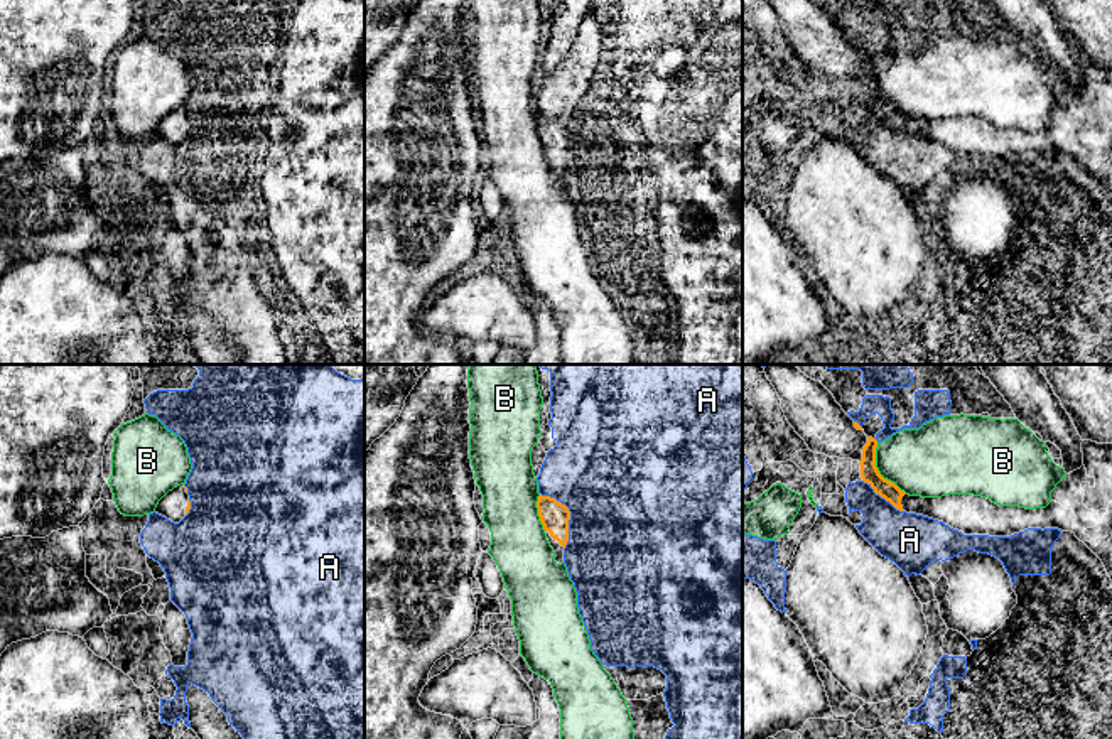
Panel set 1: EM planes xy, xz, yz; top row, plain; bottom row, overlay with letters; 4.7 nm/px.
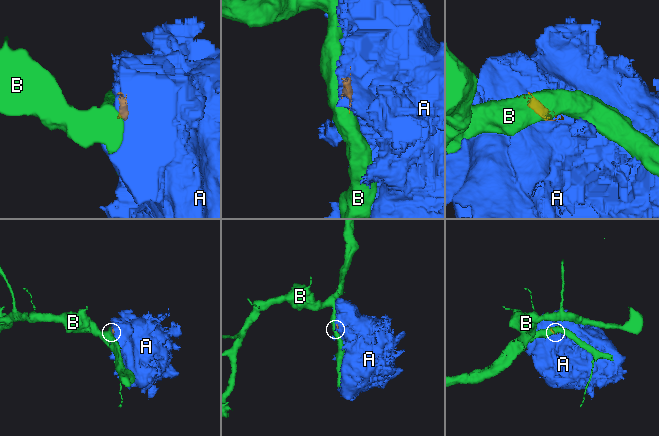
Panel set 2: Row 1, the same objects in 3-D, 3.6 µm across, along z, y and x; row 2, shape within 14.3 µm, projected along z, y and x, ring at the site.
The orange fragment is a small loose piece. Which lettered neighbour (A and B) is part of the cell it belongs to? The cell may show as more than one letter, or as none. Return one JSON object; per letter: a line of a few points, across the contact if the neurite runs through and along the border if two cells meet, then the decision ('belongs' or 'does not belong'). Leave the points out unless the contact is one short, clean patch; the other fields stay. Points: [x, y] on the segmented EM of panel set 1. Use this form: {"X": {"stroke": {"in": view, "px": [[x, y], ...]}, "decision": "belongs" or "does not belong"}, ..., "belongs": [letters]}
{"A": {"decision": "does not belong"}, "B": {"stroke": {"in": "yz", "px": [[876, 442], [876, 469], [906, 493]]}, "decision": "does not belong"}, "belongs": []}

